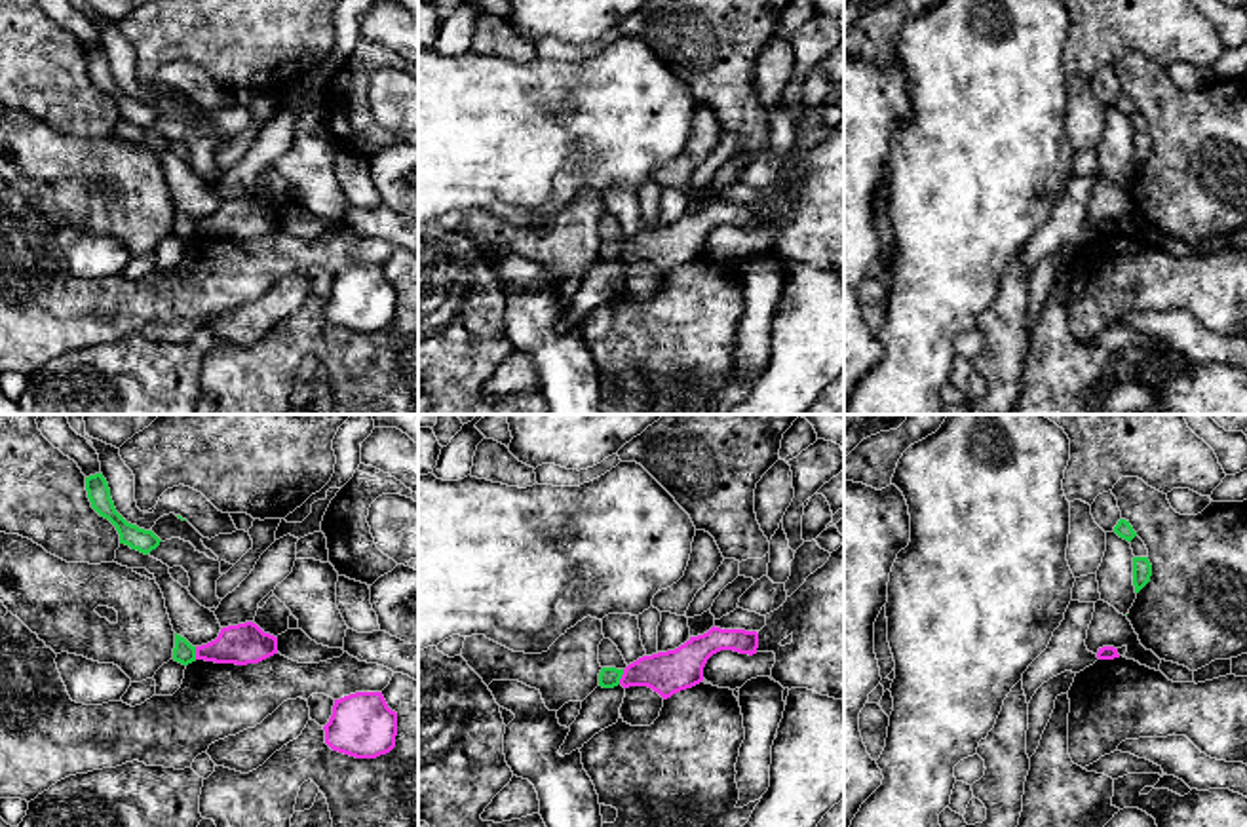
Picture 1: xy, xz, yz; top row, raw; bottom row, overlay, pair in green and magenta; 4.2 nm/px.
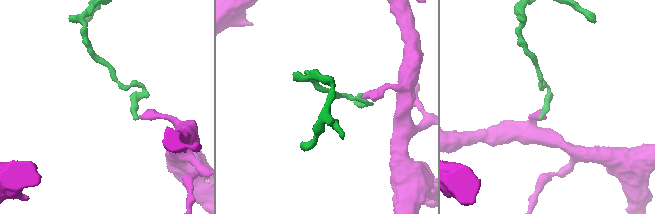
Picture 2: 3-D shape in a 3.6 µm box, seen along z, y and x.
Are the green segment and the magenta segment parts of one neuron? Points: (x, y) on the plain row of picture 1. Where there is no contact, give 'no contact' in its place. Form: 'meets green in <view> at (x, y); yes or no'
meets green in xz at (620, 251); no

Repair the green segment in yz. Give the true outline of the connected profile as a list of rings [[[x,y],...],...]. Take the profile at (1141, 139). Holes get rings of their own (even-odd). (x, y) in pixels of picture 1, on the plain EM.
[[[1133,131],[1133,160],[1135,160],[1135,167],[1139,167],[1152,150],[1152,139],[1148,135],[1148,131]]]

